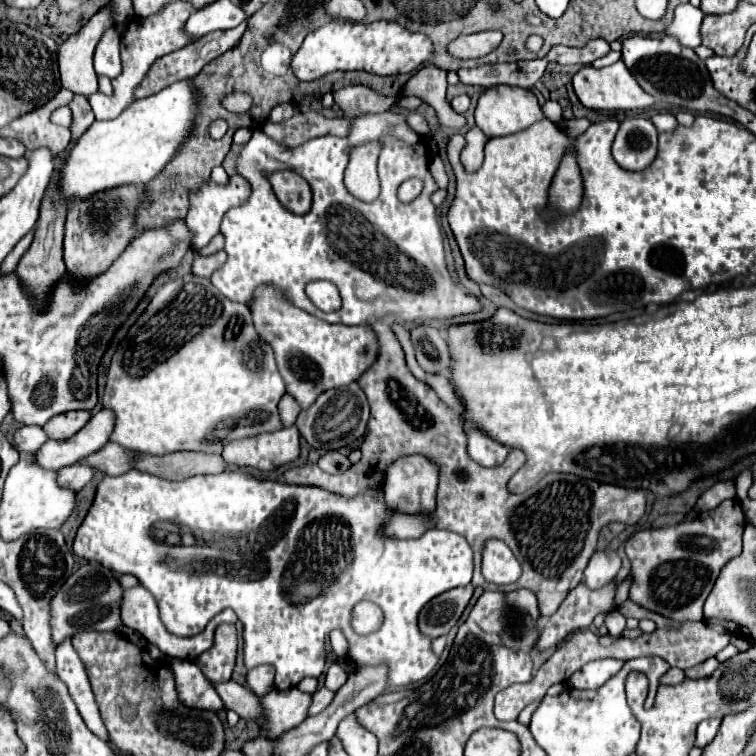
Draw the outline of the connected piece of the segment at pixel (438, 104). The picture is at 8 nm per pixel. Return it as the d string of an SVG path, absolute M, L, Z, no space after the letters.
M426 65L414 73L404 87L404 95L420 97L424 103L432 105L440 123L446 127L460 129L466 123L466 119L452 111L450 103L446 101L446 71L436 65Z

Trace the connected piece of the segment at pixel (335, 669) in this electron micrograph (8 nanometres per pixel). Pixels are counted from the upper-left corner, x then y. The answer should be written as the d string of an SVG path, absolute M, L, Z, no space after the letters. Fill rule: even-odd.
M334 663L325 675L325 686L335 693L342 685L345 684L347 679L348 673L346 673L338 663Z

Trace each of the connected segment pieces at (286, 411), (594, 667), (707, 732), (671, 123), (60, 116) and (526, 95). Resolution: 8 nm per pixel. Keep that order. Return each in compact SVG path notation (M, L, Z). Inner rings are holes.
M286 393L286 395L280 399L278 409L280 409L280 417L282 417L284 427L292 427L294 421L296 421L296 417L298 417L298 413L300 413L300 405L296 403L296 399Z
M618 659L590 661L568 679L568 687L594 691L594 689L602 687L608 679L612 679L622 669L622 665L624 665L624 661L618 661Z
M706 719L706 721L702 721L698 725L698 733L696 733L696 743L694 745L700 747L700 749L704 749L716 737L718 727L720 727L720 721L722 719Z
M656 113L656 115L652 115L652 123L658 127L660 133L664 133L664 131L670 133L670 131L676 131L676 127L678 127L678 121L672 113Z
M60 107L52 113L52 123L62 125L62 127L70 127L72 125L72 113L69 107Z
M494 85L482 91L476 103L476 125L484 131L486 137L502 137L512 135L518 131L524 131L534 121L540 121L544 117L536 95L530 89L524 87L510 87L510 85Z

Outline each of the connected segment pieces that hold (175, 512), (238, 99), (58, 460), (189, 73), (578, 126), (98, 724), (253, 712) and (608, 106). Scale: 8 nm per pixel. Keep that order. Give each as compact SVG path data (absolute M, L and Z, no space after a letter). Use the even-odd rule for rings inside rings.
M132 469L132 471L126 471L124 475L118 475L118 477L104 477L98 483L92 507L88 509L82 525L78 527L72 549L78 557L82 557L86 561L98 561L100 565L112 569L114 573L134 575L154 595L158 609L160 609L160 621L164 623L164 627L178 637L198 635L214 615L218 615L226 607L232 607L244 625L244 665L248 669L262 665L262 663L274 665L276 667L276 681L274 681L276 689L290 689L290 687L296 687L304 677L320 677L322 675L322 671L324 671L324 639L332 629L344 631L344 635L350 643L348 657L352 663L356 663L356 667L386 663L390 667L390 677L388 677L390 687L402 687L402 685L416 683L416 681L424 679L438 663L438 657L432 655L432 649L430 649L432 639L422 635L418 629L416 621L418 621L420 609L432 597L436 597L448 589L468 585L472 579L474 563L472 563L472 549L468 547L466 539L462 535L452 533L452 531L426 531L426 535L422 535L418 539L406 539L406 541L388 539L388 541L384 541L378 535L378 529L388 519L388 515L392 515L392 513L384 505L382 491L364 493L364 495L358 495L356 499L340 499L338 495L332 495L328 491L320 491L318 487L286 485L286 483L278 483L278 481L258 481L250 475L244 475L242 471L222 471L218 475L194 475L194 477L184 479L184 481L166 481L166 479L160 479L156 475L152 477L148 473ZM360 601L372 601L382 609L382 613L384 613L384 627L382 629L378 629L370 635L358 635L352 629L352 625L350 625L352 607Z
M242 92L228 93L222 97L222 105L233 113L245 113L252 106L252 98Z
M98 411L90 417L86 427L82 427L74 437L64 441L46 441L36 453L34 463L42 469L58 471L62 467L74 465L76 461L88 457L108 443L108 435L114 427L112 411Z
M240 23L236 29L226 29L226 31L208 33L208 35L204 35L202 39L198 39L196 43L192 43L192 45L188 45L188 47L184 47L184 49L180 49L180 51L174 51L174 53L168 53L168 55L156 59L156 61L152 63L152 67L148 69L148 75L146 75L146 77L142 79L142 83L134 89L134 93L136 93L134 97L136 97L136 99L140 99L140 97L150 97L152 93L162 91L164 87L176 83L176 81L196 77L208 61L216 59L220 53L230 51L230 49L240 41L244 29L246 29L246 23Z
M570 119L570 121L562 121L560 125L562 125L562 129L566 131L566 135L578 137L578 135L582 135L592 123L590 123L588 119Z
M66 639L60 647L56 647L56 673L68 685L70 695L72 695L84 723L88 725L88 729L106 741L104 723L100 719L92 689L88 683L88 675L84 673L84 665L80 663L80 657L76 655L70 639Z
M234 679L224 683L212 683L220 699L228 709L234 709L242 719L252 719L260 725L260 697L238 685Z
M618 61L618 63L614 63L610 67L604 67L604 69L594 69L592 65L586 65L578 73L574 73L572 85L574 85L574 91L580 99L580 103L588 109L642 111L647 110L654 103L652 95L646 95L646 91L642 91L642 87L636 83L636 79L632 79L632 75L628 73L624 61Z

